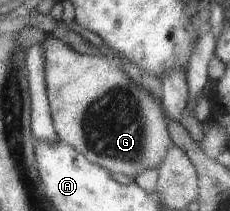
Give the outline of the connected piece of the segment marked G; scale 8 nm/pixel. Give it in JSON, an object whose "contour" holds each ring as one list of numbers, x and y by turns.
{"contour":[[50,34,41,48,45,54,46,92,58,140,73,146,89,162,133,178,163,164,173,140,161,112,161,100,155,100,123,74,120,58,81,54]]}

